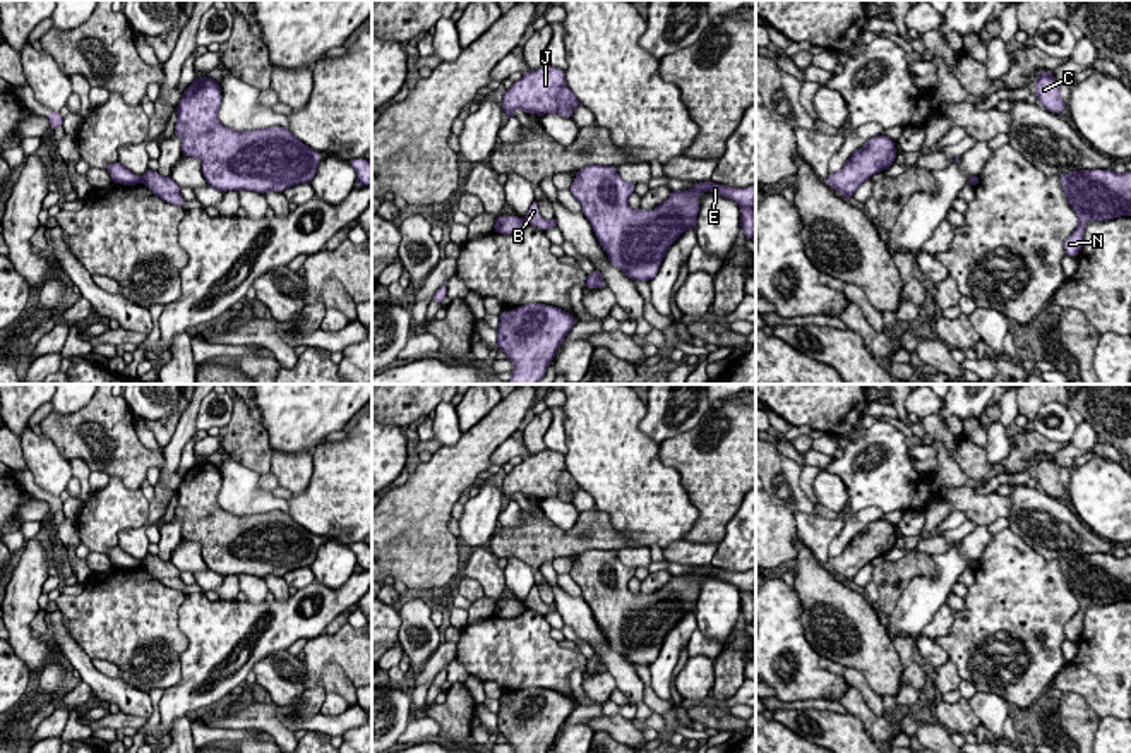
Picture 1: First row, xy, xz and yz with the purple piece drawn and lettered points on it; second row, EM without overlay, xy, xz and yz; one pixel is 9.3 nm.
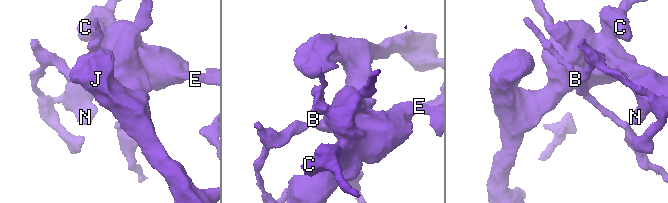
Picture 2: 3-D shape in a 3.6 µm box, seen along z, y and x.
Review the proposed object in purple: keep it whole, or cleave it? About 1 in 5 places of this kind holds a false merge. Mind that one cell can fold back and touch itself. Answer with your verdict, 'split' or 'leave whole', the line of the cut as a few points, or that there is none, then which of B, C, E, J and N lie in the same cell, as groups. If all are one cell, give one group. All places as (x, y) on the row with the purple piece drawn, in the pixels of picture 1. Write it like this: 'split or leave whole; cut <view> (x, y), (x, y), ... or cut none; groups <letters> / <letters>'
split; cut xy (141, 177), (143, 180); groups B / C E J N

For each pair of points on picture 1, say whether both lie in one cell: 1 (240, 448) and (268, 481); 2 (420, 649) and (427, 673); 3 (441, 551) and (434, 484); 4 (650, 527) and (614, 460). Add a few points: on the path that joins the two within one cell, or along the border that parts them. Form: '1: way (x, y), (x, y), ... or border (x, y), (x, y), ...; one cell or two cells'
1: border (269, 470), (261, 475); two cells
2: border (441, 644), (415, 674); two cells
3: way (434, 534), (434, 501); one cell
4: way (650, 510), (645, 498), (626, 477); one cell

